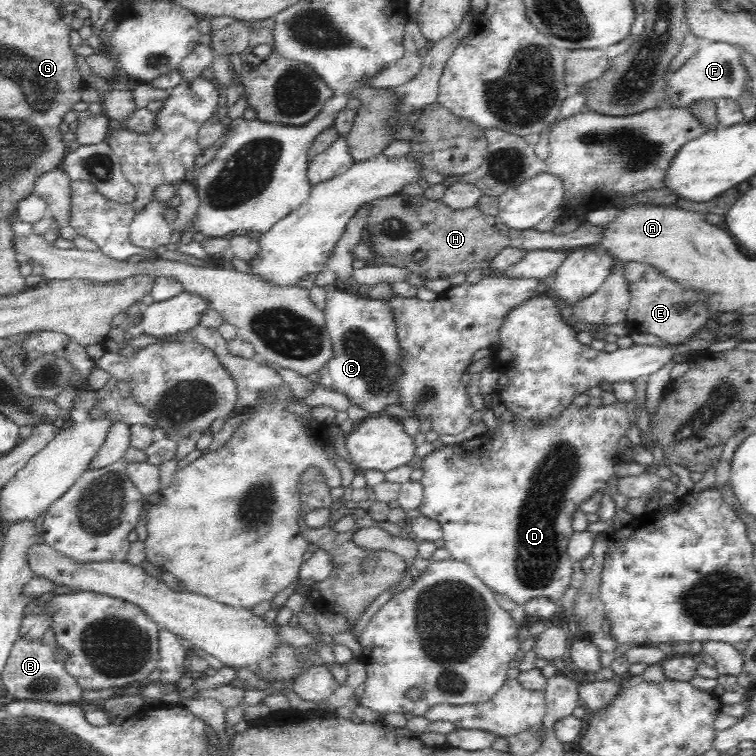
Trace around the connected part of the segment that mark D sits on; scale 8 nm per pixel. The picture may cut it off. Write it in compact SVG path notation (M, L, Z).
M612 404L612 406L586 406L578 408L578 406L570 406L566 408L554 422L544 422L544 424L534 425L533 427L522 427L521 422L516 420L511 424L498 424L498 428L494 431L488 430L485 433L474 437L471 440L462 441L453 445L436 443L435 449L428 453L424 458L421 467L424 469L421 484L423 487L423 498L419 504L419 509L422 515L436 520L442 527L442 538L444 539L444 548L449 552L452 559L466 562L472 567L474 574L489 586L492 590L505 594L512 602L520 606L524 606L530 599L545 596L556 600L560 604L560 598L566 588L570 584L570 575L573 573L572 563L567 553L567 546L572 536L572 514L574 510L586 500L590 498L596 490L603 490L606 487L607 481L615 476L614 473L614 456L618 454L618 440L622 436L626 436L626 430L631 422L637 420L636 404Z

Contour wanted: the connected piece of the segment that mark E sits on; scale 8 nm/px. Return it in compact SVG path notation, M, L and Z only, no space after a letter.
M629 262L623 264L629 282L629 307L625 326L630 334L646 333L666 340L669 346L678 346L692 339L706 324L712 312L704 305L702 295L686 290L677 282L662 275L658 269L646 263Z

